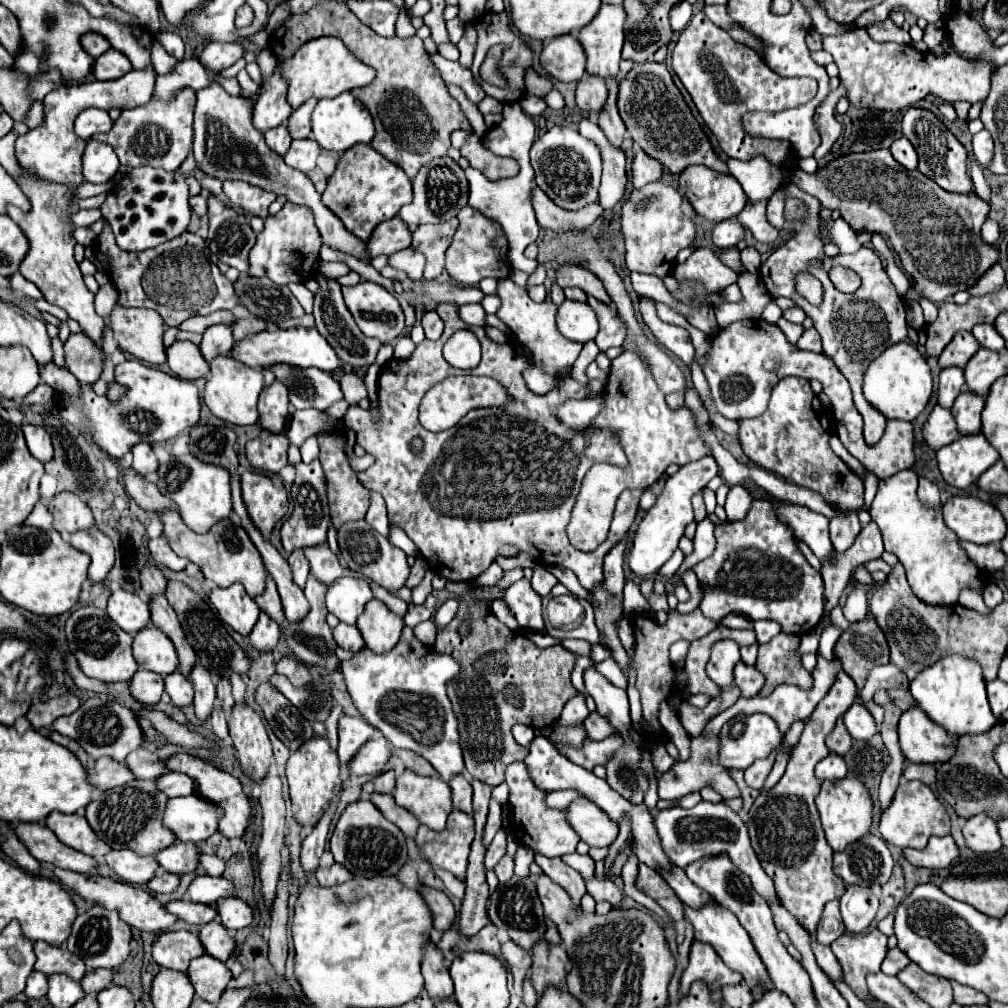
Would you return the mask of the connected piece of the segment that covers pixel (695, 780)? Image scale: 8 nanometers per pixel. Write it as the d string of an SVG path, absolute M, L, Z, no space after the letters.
M700 734L698 738L692 738L692 756L688 762L682 762L678 760L676 766L662 774L660 780L658 780L658 794L662 800L678 800L690 792L698 792L702 786L706 784L712 784L724 800L730 800L730 798L738 798L740 796L740 788L738 784L732 780L730 772L724 770L724 766L720 766L720 762L716 762L718 758L718 752L720 752L720 738L718 734Z

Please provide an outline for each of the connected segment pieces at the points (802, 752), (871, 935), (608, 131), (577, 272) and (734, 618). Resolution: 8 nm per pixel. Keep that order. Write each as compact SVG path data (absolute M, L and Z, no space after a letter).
M840 670L834 686L818 702L816 710L806 722L800 744L796 746L782 780L772 790L760 792L750 808L748 832L752 838L752 848L756 850L766 874L774 880L780 904L812 934L816 932L824 904L828 900L840 898L846 890L844 882L832 870L834 852L824 838L818 810L814 806L814 798L820 792L820 780L814 776L814 768L826 754L830 754L824 738L832 732L836 720L854 704L856 694L858 690L854 680L844 670Z
M872 930L860 938L842 934L832 942L832 952L838 958L844 974L844 982L860 996L862 1002L874 1002L866 988L866 976L880 972L880 964L888 952L888 938L880 930Z
M608 78L606 84L608 84L608 102L604 106L604 110L600 112L600 118L598 118L598 126L602 128L602 132L606 134L606 138L610 140L612 146L616 148L622 148L622 140L624 140L624 134L626 134L626 126L618 114L618 108L616 108L616 94L618 94L618 78Z
M562 262L558 266L558 270L556 270L556 284L560 284L562 288L578 286L586 294L590 294L590 296L594 296L594 298L598 298L602 302L610 302L600 278L596 278L596 274L592 274L590 270L584 270L584 266L574 264L574 262Z
M728 614L726 618L722 618L720 624L736 629L753 629L754 622L750 618L746 618L746 616L740 616L740 614Z

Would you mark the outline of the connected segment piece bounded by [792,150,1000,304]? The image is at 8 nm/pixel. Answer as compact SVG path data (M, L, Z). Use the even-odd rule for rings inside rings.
M890 150L846 154L818 168L814 174L794 170L792 182L804 192L822 200L826 208L840 208L842 220L848 222L848 226L854 232L882 234L890 238L894 252L902 260L904 272L912 276L914 280L914 286L906 296L908 302L916 302L920 298L928 298L936 304L944 302L956 292L968 290L970 286L974 286L982 278L982 274L998 262L998 256L1000 256L998 248L986 244L980 236L980 226L984 224L990 206L984 200L980 200L974 192L972 194L952 194L952 192L940 190L936 182L932 182L930 178L924 178L924 174L920 174L918 170L904 170L904 166L900 166L892 158Z

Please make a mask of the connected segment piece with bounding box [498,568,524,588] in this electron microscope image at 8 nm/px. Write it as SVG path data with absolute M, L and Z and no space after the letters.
M522 568L508 570L508 572L504 574L504 578L498 582L498 586L500 586L500 588L508 588L508 586L512 586L514 582L518 582L522 576L524 576L524 570L522 570Z

